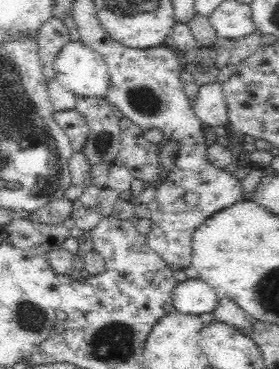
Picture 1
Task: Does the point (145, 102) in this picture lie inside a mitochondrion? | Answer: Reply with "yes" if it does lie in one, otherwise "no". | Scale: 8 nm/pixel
yes

